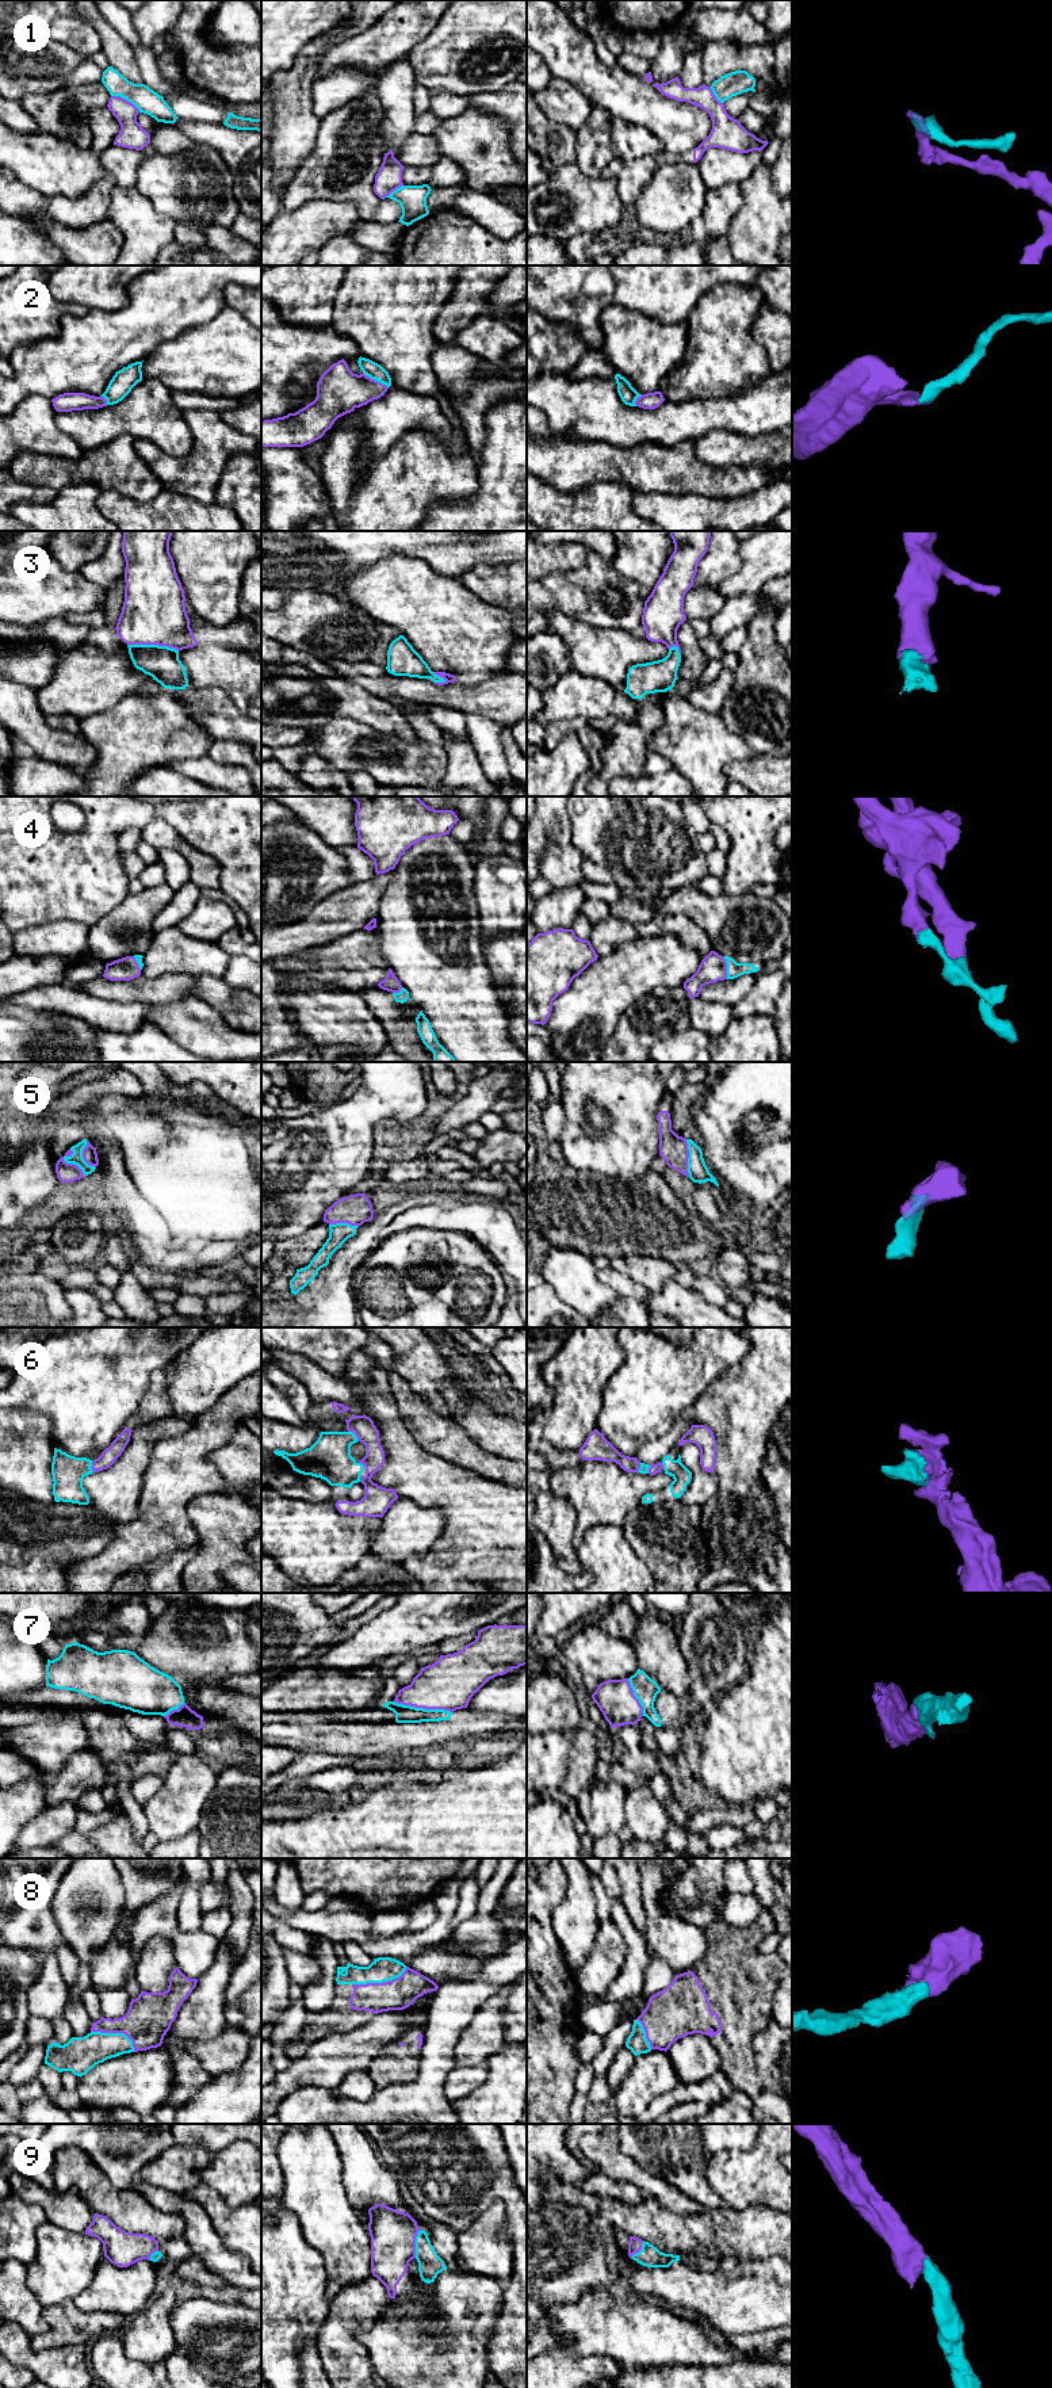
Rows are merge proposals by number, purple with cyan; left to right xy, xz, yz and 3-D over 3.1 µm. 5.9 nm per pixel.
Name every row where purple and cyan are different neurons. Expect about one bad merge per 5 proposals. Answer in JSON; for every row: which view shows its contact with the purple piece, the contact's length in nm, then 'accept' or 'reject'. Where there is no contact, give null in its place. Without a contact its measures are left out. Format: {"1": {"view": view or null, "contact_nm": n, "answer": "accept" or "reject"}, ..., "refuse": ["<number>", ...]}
{"1": {"view": "xy", "contact_nm": 200, "answer": "reject"}, "2": {"view": "xz", "contact_nm": 180, "answer": "accept"}, "3": {"view": "xy", "contact_nm": 300, "answer": "accept"}, "4": {"view": "yz", "contact_nm": 140, "answer": "accept"}, "5": {"view": "xy", "contact_nm": 190, "answer": "accept"}, "6": {"view": "xz", "contact_nm": 90, "answer": "accept"}, "7": {"view": "xz", "contact_nm": 360, "answer": "accept"}, "8": {"view": "xz", "contact_nm": 340, "answer": "accept"}, "9": {"view": "xz", "contact_nm": 170, "answer": "accept"}, "refuse": ["1"]}

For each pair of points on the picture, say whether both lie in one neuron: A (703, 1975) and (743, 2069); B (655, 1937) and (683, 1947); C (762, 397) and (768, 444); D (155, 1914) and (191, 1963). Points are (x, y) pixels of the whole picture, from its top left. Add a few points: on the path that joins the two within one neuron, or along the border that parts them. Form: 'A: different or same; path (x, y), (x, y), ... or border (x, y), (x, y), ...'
A: same; path (703, 1999), (703, 2013), (716, 2028), (723, 2048)
B: same; path (662, 1937), (673, 1937), (676, 1940)
C: different; border (777, 428), (754, 435), (734, 434)
D: same; path (167, 1926), (191, 1951)

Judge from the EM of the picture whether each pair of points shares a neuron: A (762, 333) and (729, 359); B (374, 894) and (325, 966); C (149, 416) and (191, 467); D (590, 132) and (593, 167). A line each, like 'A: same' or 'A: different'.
A: different
B: different
C: different
D: same

